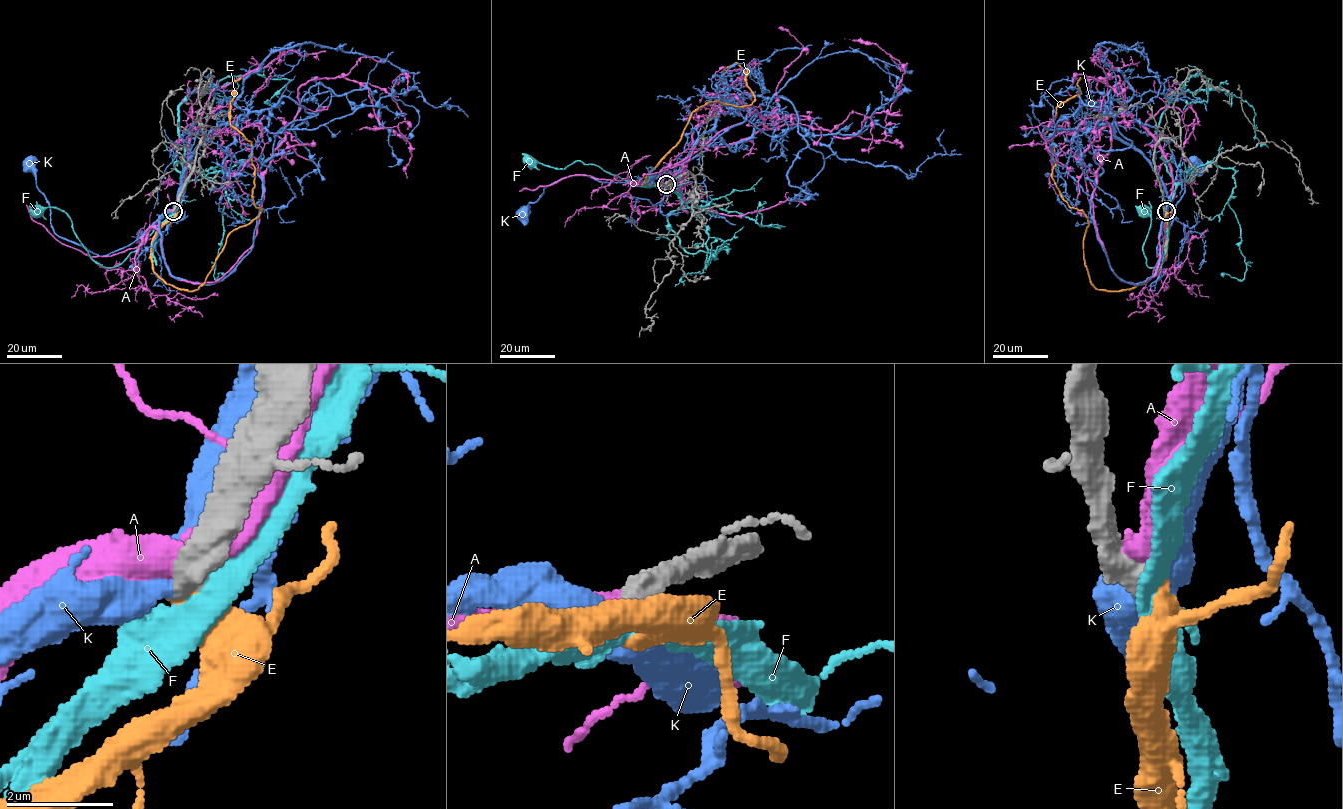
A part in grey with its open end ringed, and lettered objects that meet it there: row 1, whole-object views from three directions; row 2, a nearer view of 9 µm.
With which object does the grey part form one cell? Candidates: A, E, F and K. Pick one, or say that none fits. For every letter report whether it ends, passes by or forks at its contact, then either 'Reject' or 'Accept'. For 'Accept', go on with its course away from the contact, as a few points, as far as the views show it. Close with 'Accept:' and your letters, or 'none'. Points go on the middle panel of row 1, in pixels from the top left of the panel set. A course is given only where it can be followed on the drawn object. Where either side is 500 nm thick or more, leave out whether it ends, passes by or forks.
A: Reject
E: Accept. Its course: (666, 184), (644, 183), (690, 115), (708, 102), (755, 100), (748, 71), (735, 62), (723, 73), (735, 98)
F: It passes by. Reject
K: Reject
Accept: E

